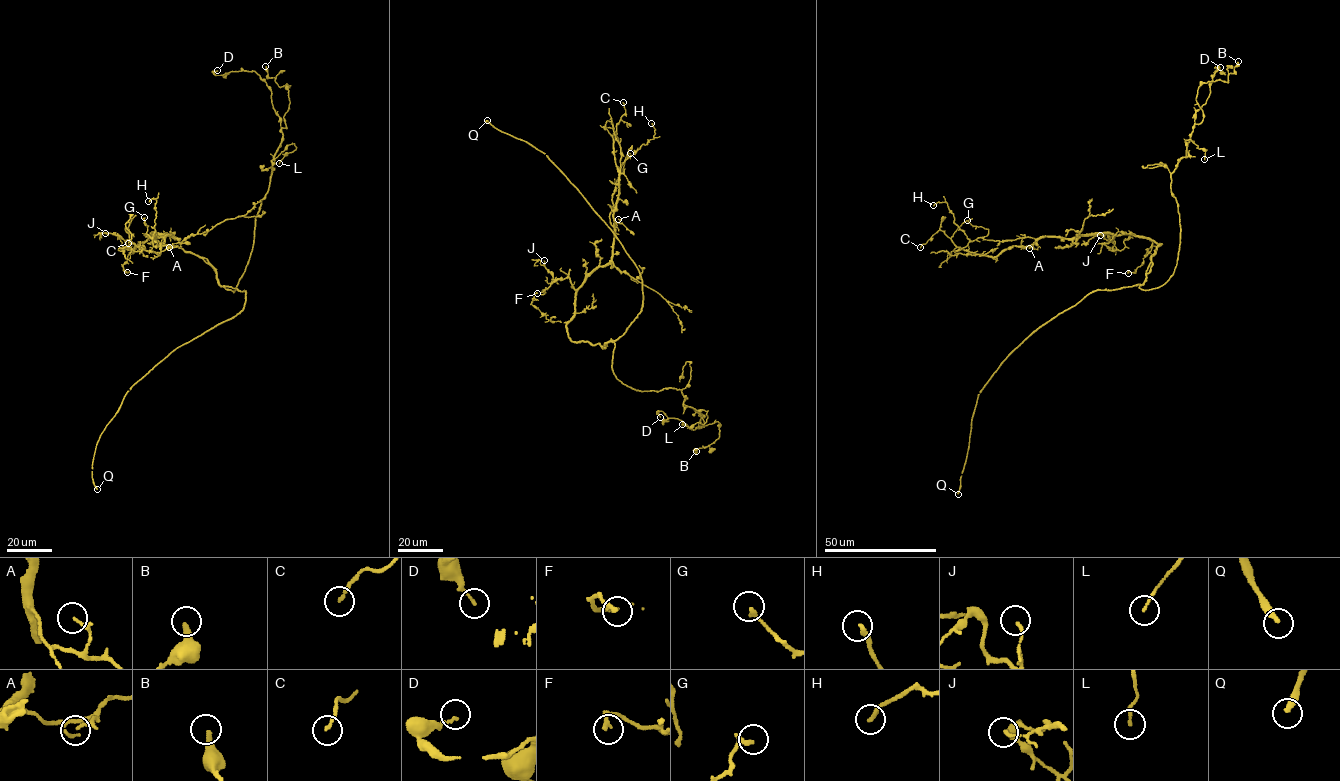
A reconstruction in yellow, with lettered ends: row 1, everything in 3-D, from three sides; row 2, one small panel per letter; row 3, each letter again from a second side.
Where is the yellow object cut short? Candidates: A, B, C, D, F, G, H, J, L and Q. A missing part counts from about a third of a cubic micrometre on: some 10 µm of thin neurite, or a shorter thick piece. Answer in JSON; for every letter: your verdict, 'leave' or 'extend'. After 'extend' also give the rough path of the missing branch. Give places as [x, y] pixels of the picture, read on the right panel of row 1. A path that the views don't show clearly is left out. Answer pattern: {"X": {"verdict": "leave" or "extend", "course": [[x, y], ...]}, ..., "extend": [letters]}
{"A": {"verdict": "leave"}, "B": {"verdict": "leave"}, "C": {"verdict": "leave"}, "D": {"verdict": "leave"}, "F": {"verdict": "leave"}, "G": {"verdict": "leave"}, "H": {"verdict": "leave"}, "J": {"verdict": "leave"}, "L": {"verdict": "leave"}, "Q": {"verdict": "extend"}, "extend": ["Q"]}

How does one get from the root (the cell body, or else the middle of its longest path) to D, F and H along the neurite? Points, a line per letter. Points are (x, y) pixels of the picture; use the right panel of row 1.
D: (1141, 284), (1159, 287), (1176, 266), (1180, 225), (1171, 174), (1188, 155), (1195, 114), (1220, 67)
F: (1141, 284), (1153, 264), (1151, 257), (1161, 244), (1148, 239), (1152, 245), (1141, 265), (1135, 273), (1128, 273)
H: (1141, 284), (1161, 244), (1151, 239), (1099, 233), (971, 241), (946, 202), (933, 205)

